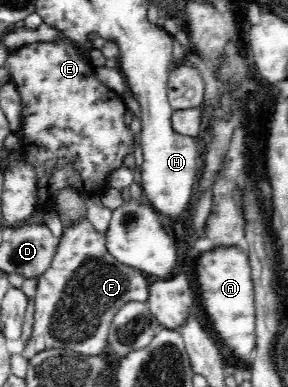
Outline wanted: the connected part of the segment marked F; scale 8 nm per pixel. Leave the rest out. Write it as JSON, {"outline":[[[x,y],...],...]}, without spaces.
{"outline":[[[88,219],[82,220],[77,226],[66,228],[50,267],[38,280],[32,333],[18,354],[27,362],[36,354],[53,349],[65,349],[91,356],[103,354],[113,317],[130,301],[147,302],[149,288],[146,275],[119,263],[113,257],[106,247],[104,235],[94,231]]]}

